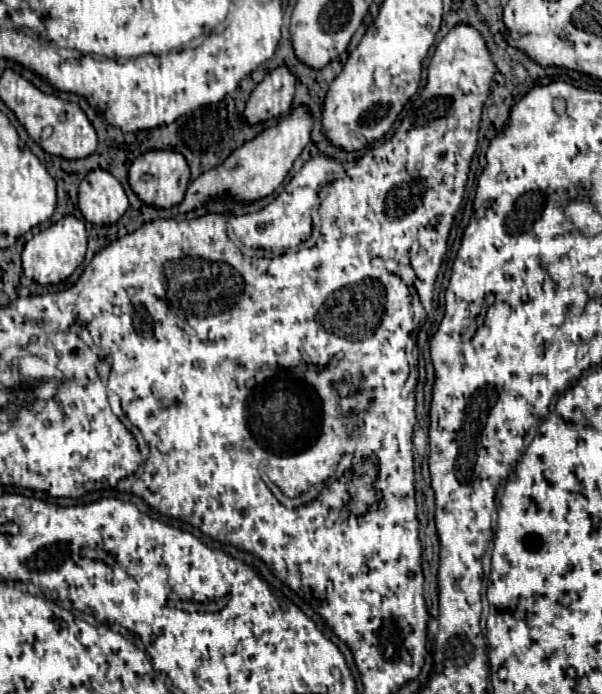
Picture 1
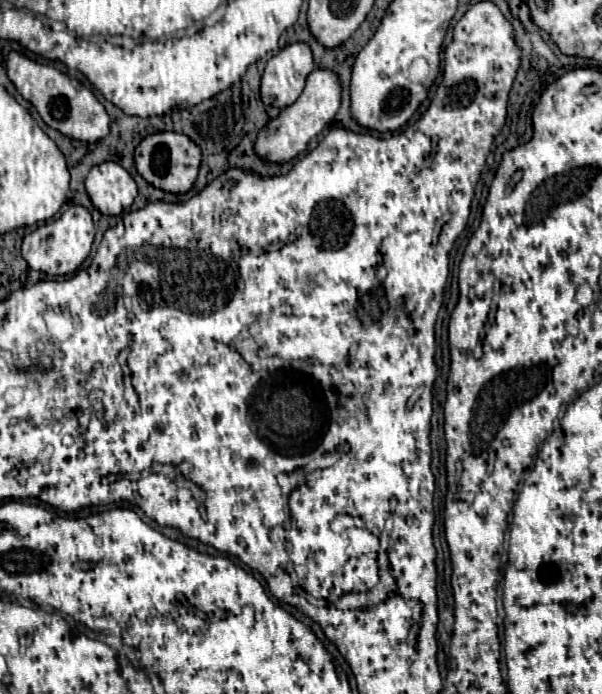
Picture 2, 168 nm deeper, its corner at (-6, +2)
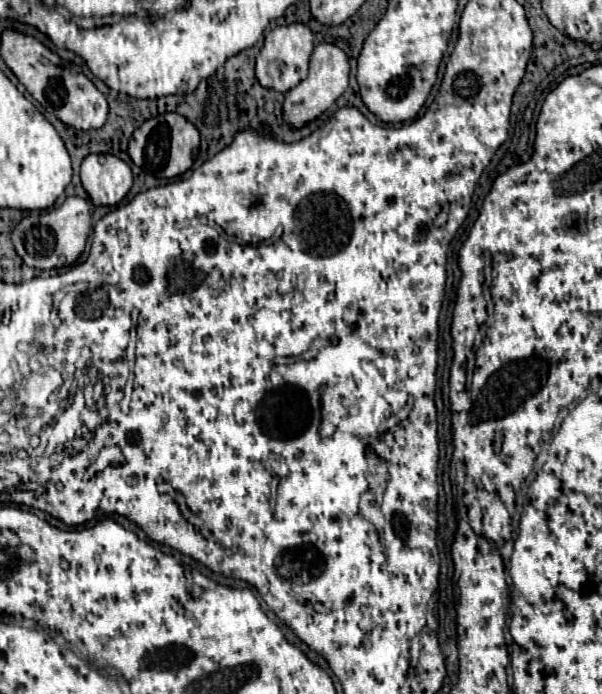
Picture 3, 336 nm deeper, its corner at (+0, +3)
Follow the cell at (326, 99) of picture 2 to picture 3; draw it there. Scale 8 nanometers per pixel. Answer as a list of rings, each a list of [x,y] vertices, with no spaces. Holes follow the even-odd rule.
[[[319,43],[313,49],[307,79],[303,79],[299,85],[295,85],[285,93],[285,121],[293,127],[301,127],[313,121],[325,109],[329,109],[347,87],[349,87],[349,57],[343,53],[341,47],[333,43]]]

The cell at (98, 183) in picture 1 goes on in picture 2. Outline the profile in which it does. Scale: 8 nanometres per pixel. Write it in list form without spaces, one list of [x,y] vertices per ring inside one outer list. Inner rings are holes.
[[[117,162],[93,166],[87,174],[85,188],[93,206],[107,216],[119,216],[133,204],[137,196],[135,180]]]

